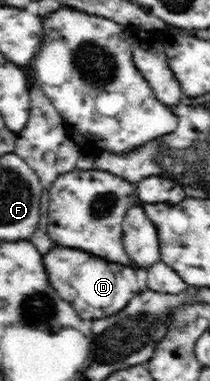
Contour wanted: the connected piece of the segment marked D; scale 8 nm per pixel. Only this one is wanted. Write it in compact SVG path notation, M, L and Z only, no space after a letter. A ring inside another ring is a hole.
M55 246L44 255L44 267L48 271L49 284L73 306L85 320L101 318L121 311L134 295L143 290L143 275L119 263L97 259L89 252L72 247ZM71 281L71 287L67 287Z

